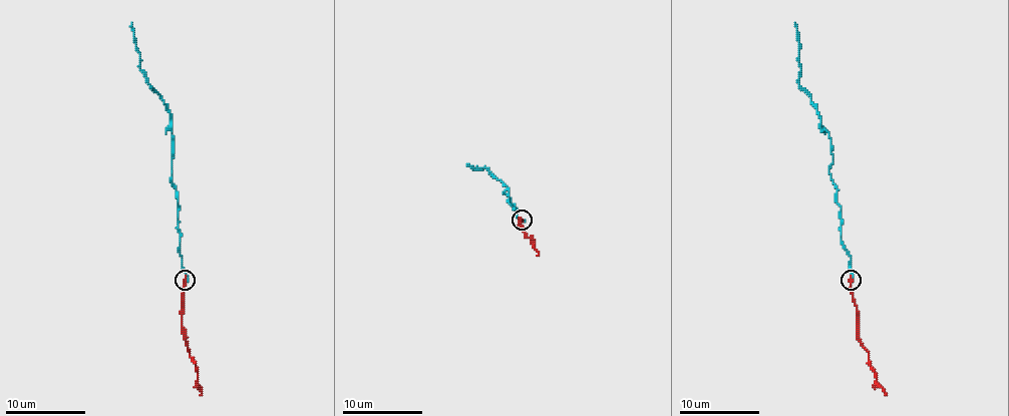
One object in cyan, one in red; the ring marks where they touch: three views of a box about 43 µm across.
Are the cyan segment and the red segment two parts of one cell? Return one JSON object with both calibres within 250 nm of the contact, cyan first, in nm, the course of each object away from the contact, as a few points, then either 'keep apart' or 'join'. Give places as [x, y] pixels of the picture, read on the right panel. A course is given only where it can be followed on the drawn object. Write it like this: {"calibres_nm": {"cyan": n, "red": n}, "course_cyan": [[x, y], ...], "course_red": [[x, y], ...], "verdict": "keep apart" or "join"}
{"calibres_nm": {"cyan": 190, "red": 200}, "course_cyan": [[851, 280], [836, 185], [828, 171], [830, 137], [798, 82], [794, 22]], "course_red": [[851, 280], [857, 307], [857, 333], [869, 353], [877, 383], [887, 395]], "verdict": "join"}

